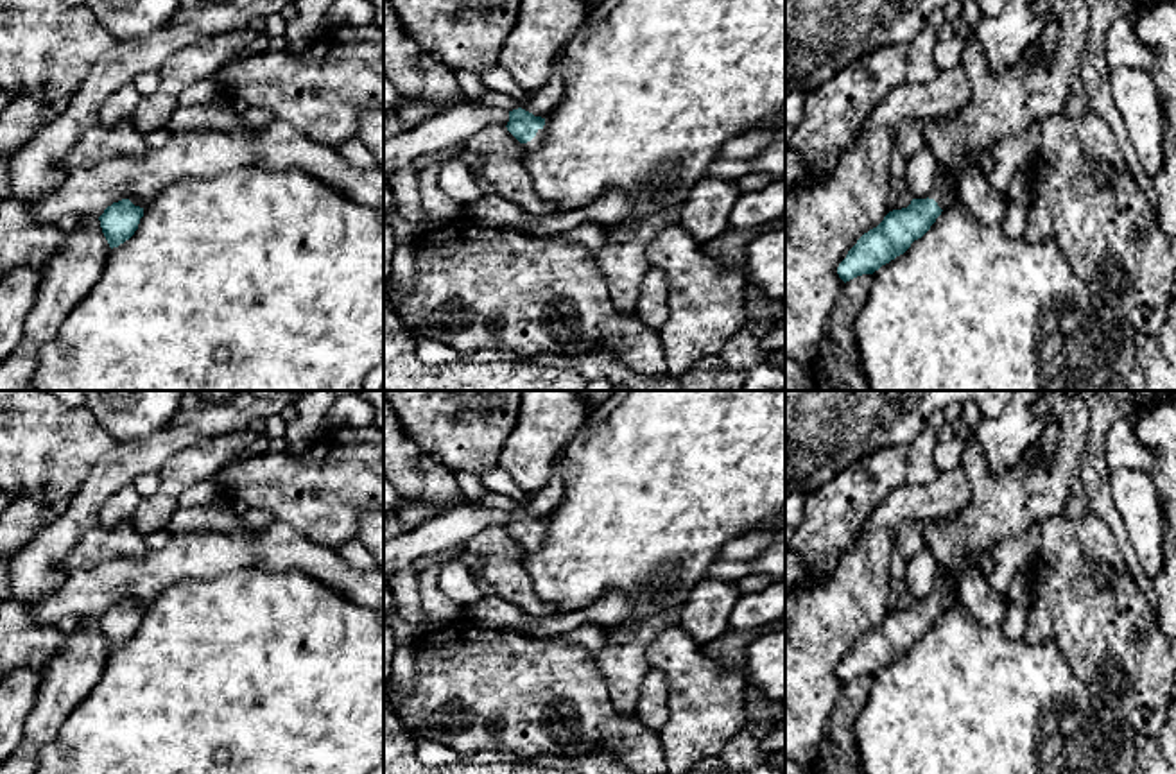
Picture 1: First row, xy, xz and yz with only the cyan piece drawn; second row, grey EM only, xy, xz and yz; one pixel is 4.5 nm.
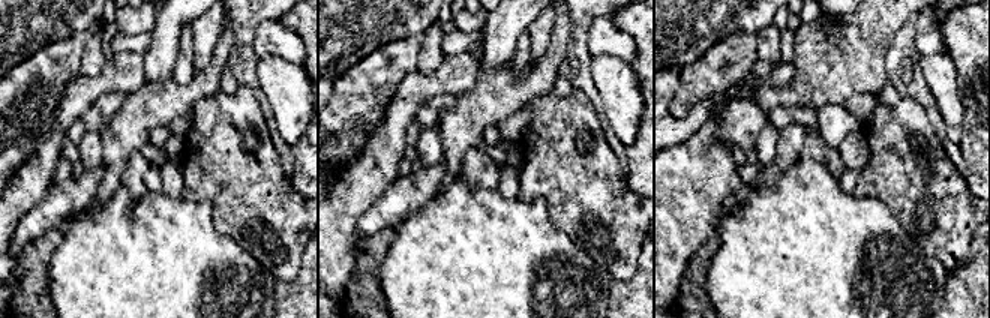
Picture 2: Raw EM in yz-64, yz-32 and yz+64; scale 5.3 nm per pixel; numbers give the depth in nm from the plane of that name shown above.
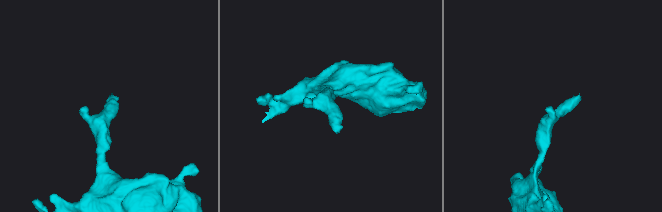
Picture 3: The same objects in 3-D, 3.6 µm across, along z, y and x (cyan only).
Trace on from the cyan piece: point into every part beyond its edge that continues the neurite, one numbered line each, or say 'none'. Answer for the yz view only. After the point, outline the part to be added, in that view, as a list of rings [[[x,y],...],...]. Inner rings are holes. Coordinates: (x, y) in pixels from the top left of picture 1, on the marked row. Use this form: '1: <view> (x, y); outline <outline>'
1: yz (942, 192); outline [[[938,174],[929,199],[934,199],[938,206],[945,210],[947,206],[957,202],[957,194],[948,186],[947,179]]]

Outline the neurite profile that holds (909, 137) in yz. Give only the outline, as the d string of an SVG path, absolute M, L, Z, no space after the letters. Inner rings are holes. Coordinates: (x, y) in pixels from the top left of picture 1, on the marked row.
M904 120L895 134L895 142L889 154L889 176L891 179L904 179L905 167L911 156L925 143L923 125L920 120Z

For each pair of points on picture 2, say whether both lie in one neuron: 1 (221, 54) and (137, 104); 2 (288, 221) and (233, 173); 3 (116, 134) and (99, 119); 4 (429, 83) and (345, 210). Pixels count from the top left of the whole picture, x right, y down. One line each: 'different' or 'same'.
1: same
2: same
3: different
4: same

